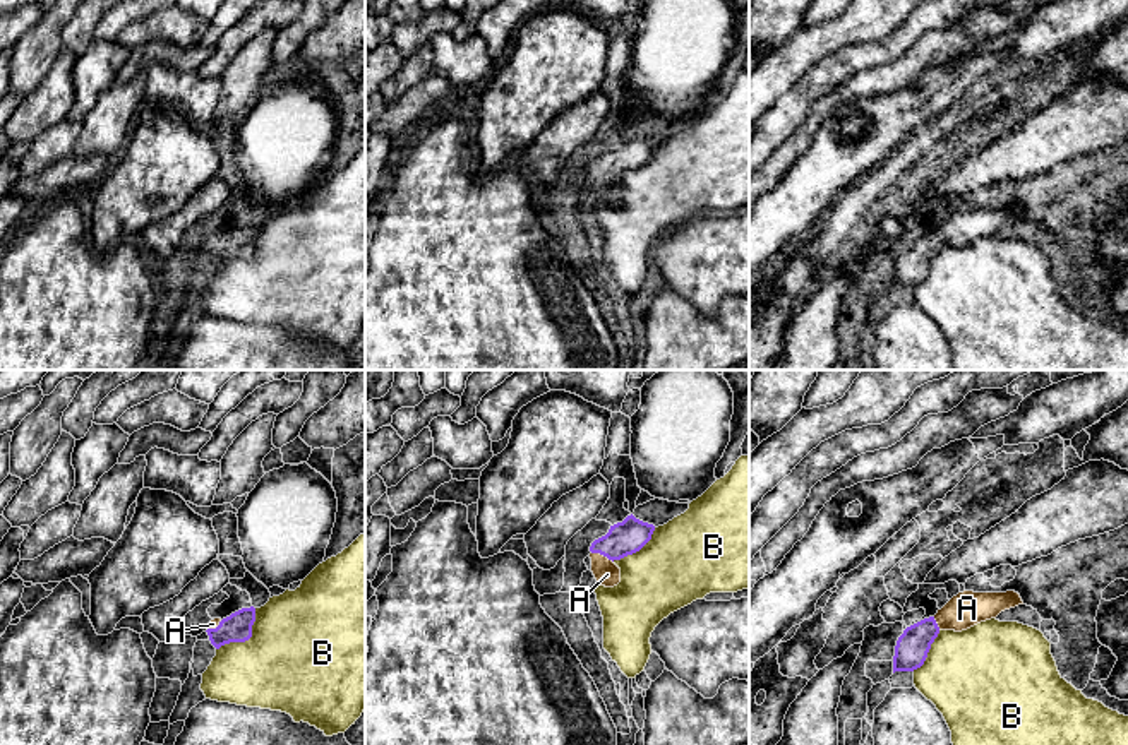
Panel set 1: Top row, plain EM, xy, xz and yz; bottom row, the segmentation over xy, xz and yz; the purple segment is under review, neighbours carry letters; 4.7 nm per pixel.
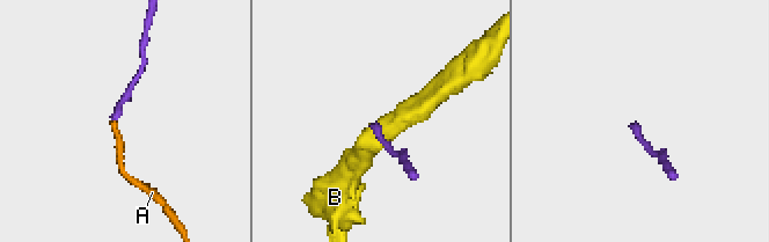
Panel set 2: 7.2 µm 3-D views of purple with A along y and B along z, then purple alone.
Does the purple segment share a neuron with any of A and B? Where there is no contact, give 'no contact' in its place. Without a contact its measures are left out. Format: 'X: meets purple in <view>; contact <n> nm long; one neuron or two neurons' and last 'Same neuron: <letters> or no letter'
A: meets purple in xz; contact 120 nm long; one neuron
B: meets purple in xy; contact 280 nm long; two neurons
Same neuron: A

